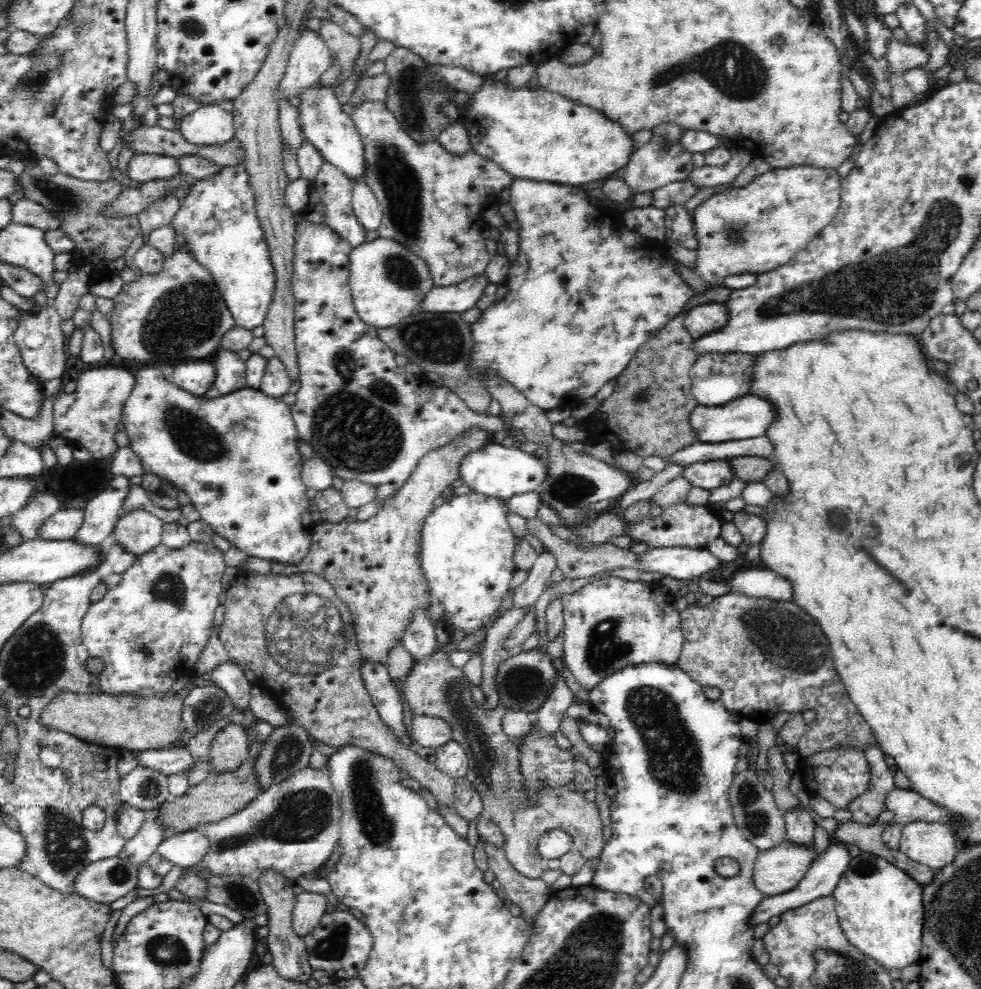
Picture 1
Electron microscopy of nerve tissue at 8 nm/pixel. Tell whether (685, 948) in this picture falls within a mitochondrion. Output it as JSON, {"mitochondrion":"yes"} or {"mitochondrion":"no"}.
{"mitochondrion":"no"}

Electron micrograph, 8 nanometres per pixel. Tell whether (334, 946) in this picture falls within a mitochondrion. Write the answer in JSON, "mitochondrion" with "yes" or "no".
{"mitochondrion":"yes"}

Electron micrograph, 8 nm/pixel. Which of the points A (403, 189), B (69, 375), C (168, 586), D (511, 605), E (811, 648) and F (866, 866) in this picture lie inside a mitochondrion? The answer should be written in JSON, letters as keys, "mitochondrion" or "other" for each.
{"A":"mitochondrion","B":"other","C":"mitochondrion","D":"other","E":"mitochondrion","F":"mitochondrion"}

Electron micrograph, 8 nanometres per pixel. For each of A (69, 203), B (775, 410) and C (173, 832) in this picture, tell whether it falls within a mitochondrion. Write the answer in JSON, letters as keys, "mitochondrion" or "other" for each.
{"A":"mitochondrion","B":"other","C":"other"}

